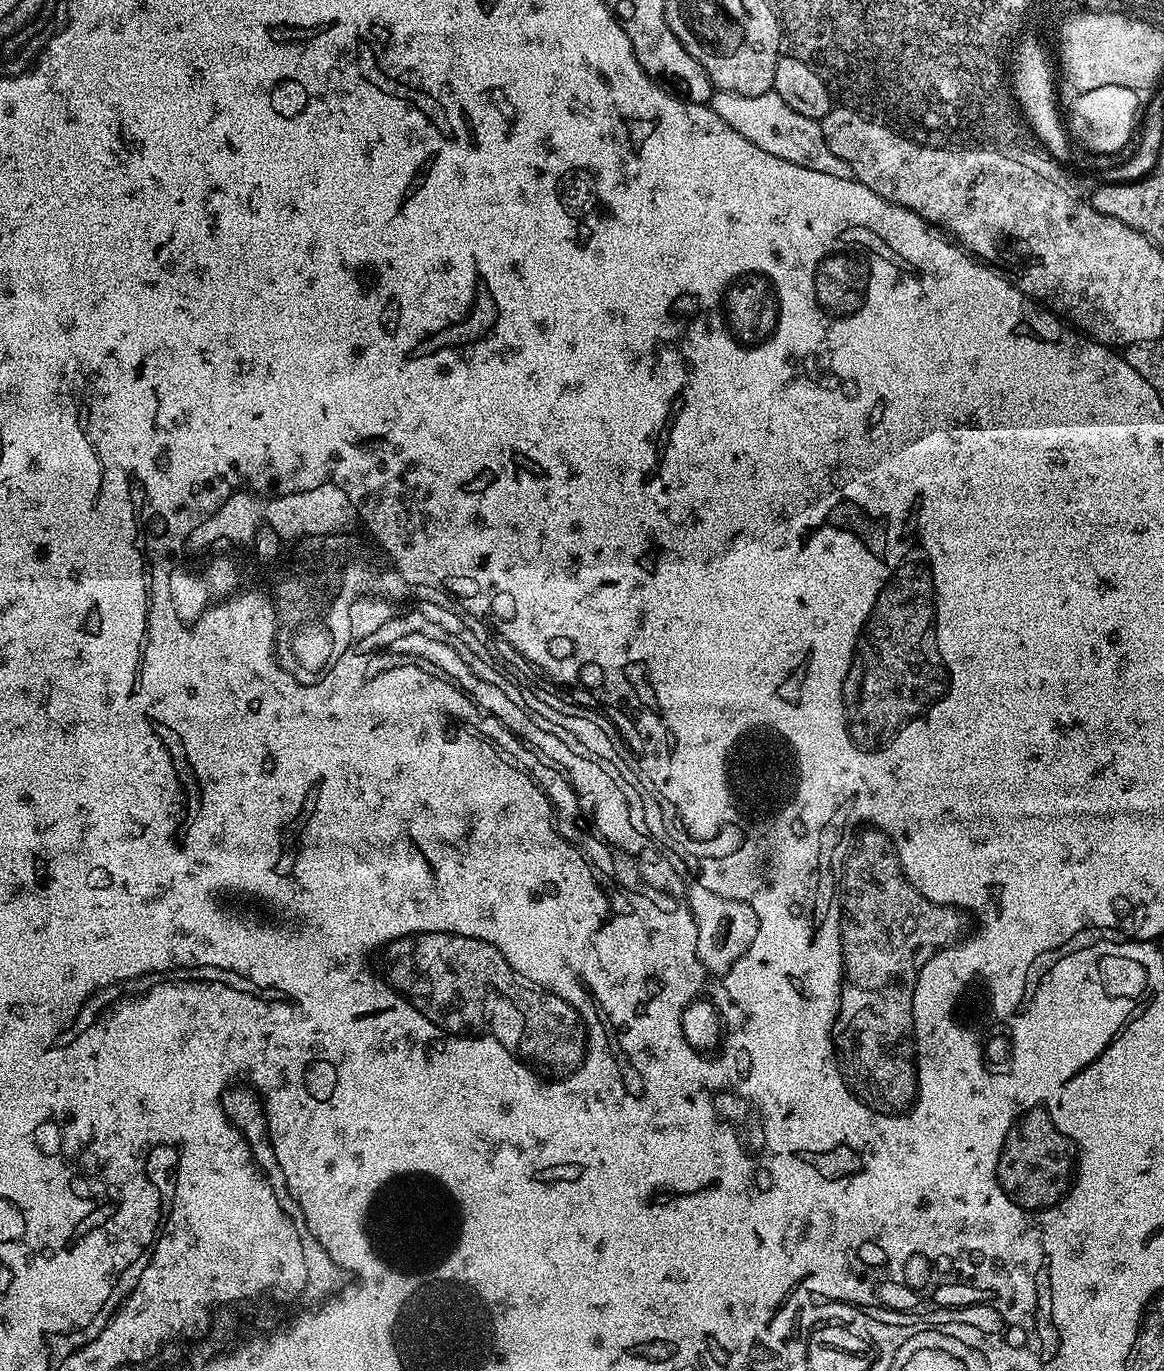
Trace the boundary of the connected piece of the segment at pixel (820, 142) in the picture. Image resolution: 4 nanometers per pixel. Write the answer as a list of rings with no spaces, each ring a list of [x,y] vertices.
[[[773,90],[766,94],[747,96],[733,92],[713,91],[710,106],[730,130],[738,130],[746,142],[754,142],[754,146],[762,146],[766,154],[774,154],[774,158],[782,158],[786,162],[794,162],[794,166],[806,166],[806,170],[818,170],[822,174],[831,174],[833,178],[853,179],[850,166],[826,146],[826,138],[820,129],[819,120],[806,118],[806,114],[798,114],[798,110],[790,110],[786,102]]]

